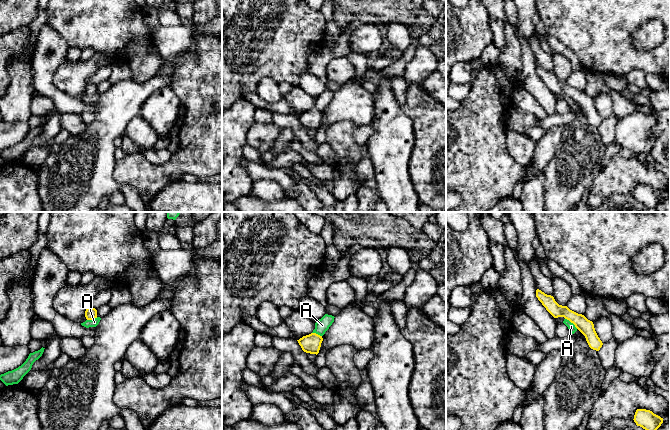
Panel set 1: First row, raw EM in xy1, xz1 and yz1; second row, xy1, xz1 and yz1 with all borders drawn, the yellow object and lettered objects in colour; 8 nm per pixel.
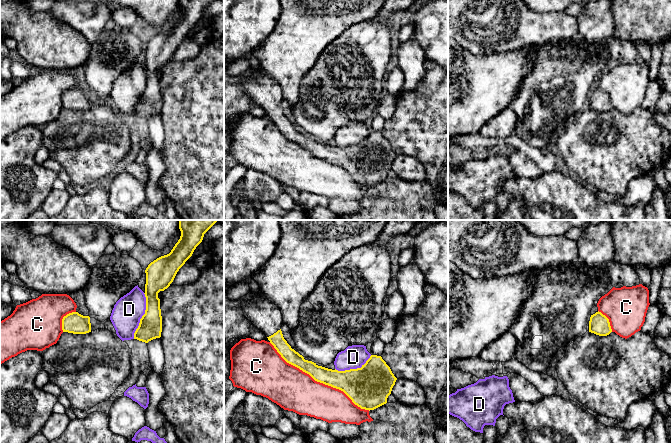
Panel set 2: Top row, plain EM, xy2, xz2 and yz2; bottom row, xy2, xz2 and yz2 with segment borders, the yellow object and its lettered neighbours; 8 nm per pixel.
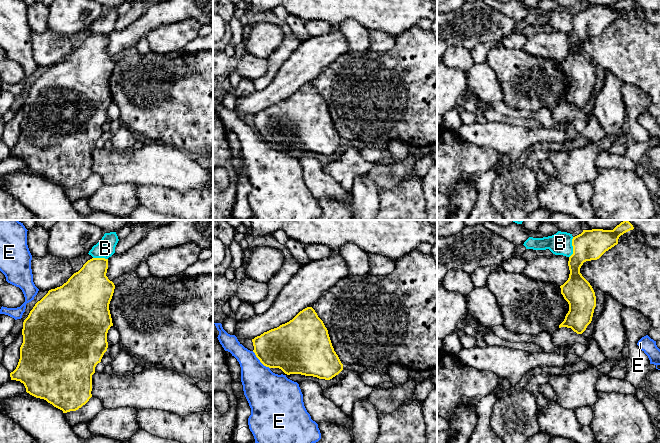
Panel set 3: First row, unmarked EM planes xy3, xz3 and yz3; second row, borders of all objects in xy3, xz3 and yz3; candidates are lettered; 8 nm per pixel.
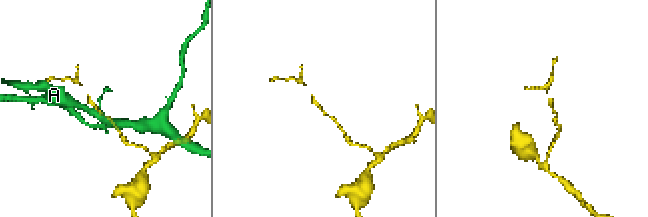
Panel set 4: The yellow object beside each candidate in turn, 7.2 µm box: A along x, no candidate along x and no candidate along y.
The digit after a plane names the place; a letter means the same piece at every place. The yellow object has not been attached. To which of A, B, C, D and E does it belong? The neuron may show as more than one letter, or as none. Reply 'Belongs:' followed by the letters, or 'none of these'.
Belongs: none of these

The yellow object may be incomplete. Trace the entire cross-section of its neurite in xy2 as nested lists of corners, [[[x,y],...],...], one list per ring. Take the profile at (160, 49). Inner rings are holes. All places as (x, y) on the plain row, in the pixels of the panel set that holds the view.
[[[179,0],[181,12],[171,28],[148,41],[145,46],[146,86],[134,109],[134,115],[148,119],[161,113],[162,92],[158,69],[170,62],[179,45],[192,32],[196,23],[202,18],[204,10],[213,1]]]

